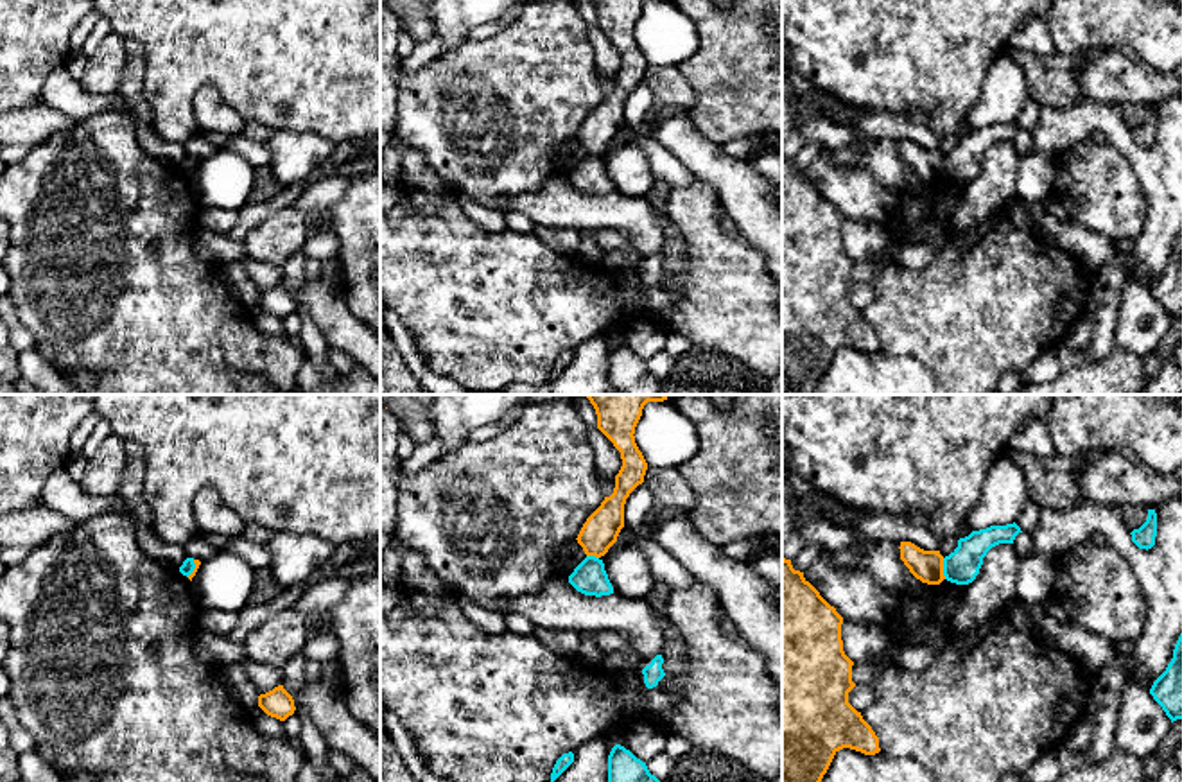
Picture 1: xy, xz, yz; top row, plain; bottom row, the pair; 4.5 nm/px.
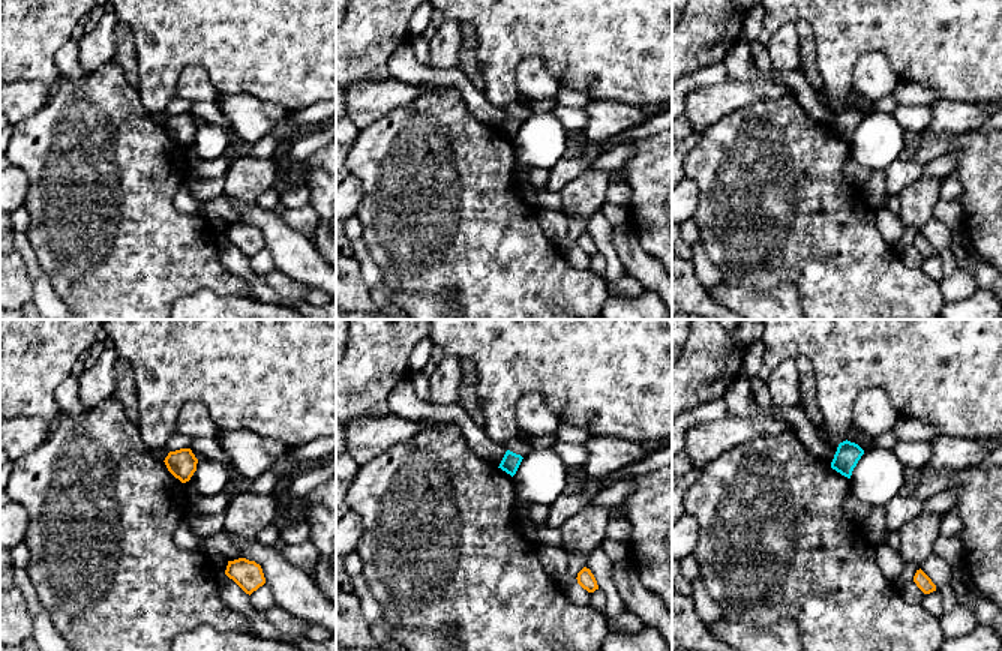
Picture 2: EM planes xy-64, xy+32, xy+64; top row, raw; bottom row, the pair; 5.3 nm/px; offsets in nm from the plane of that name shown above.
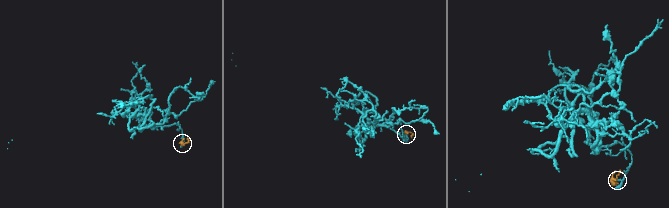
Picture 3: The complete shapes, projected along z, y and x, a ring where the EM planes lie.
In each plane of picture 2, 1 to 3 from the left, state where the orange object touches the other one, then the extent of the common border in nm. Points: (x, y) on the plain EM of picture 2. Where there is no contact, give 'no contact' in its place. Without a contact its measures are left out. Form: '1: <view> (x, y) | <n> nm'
1: no contact
2: no contact
3: no contact

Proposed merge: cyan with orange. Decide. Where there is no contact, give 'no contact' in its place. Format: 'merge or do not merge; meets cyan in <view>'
do not merge; meets cyan in yz

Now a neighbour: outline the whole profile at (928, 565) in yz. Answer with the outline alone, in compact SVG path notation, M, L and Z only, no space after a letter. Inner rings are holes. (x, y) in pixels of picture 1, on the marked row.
M900 542L900 560L909 572L927 585L940 585L943 576L943 556L940 551L924 551L911 542Z

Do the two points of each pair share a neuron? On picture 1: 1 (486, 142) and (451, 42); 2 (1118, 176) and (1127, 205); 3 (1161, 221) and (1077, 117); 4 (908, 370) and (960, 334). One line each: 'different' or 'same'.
1: different
2: same
3: same
4: different

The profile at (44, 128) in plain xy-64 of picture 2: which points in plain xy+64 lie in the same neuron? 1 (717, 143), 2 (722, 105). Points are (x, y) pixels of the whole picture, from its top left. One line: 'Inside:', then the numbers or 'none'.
Inside: 1

